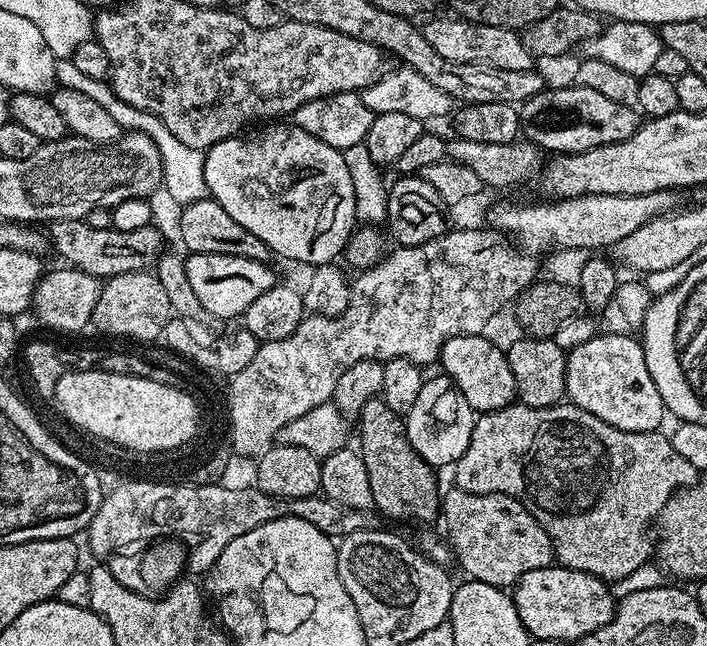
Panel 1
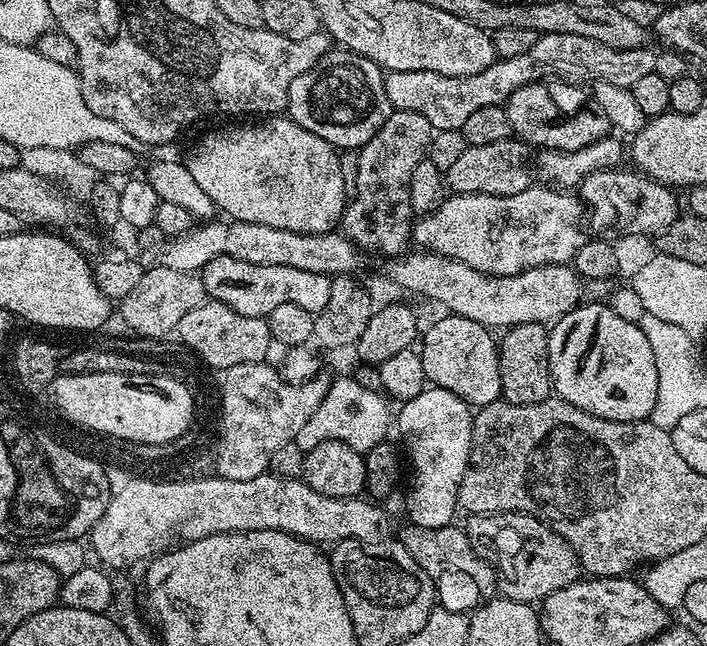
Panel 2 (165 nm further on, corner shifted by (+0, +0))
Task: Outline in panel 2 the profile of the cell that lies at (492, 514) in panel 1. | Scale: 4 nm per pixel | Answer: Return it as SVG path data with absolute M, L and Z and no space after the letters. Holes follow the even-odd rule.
M493 512L490 516L472 514L467 519L470 546L474 546L474 554L478 554L478 558L495 568L501 597L535 605L554 590L581 579L578 554L574 554L570 542L566 542L566 538L558 535L549 524L535 520L525 512Z

